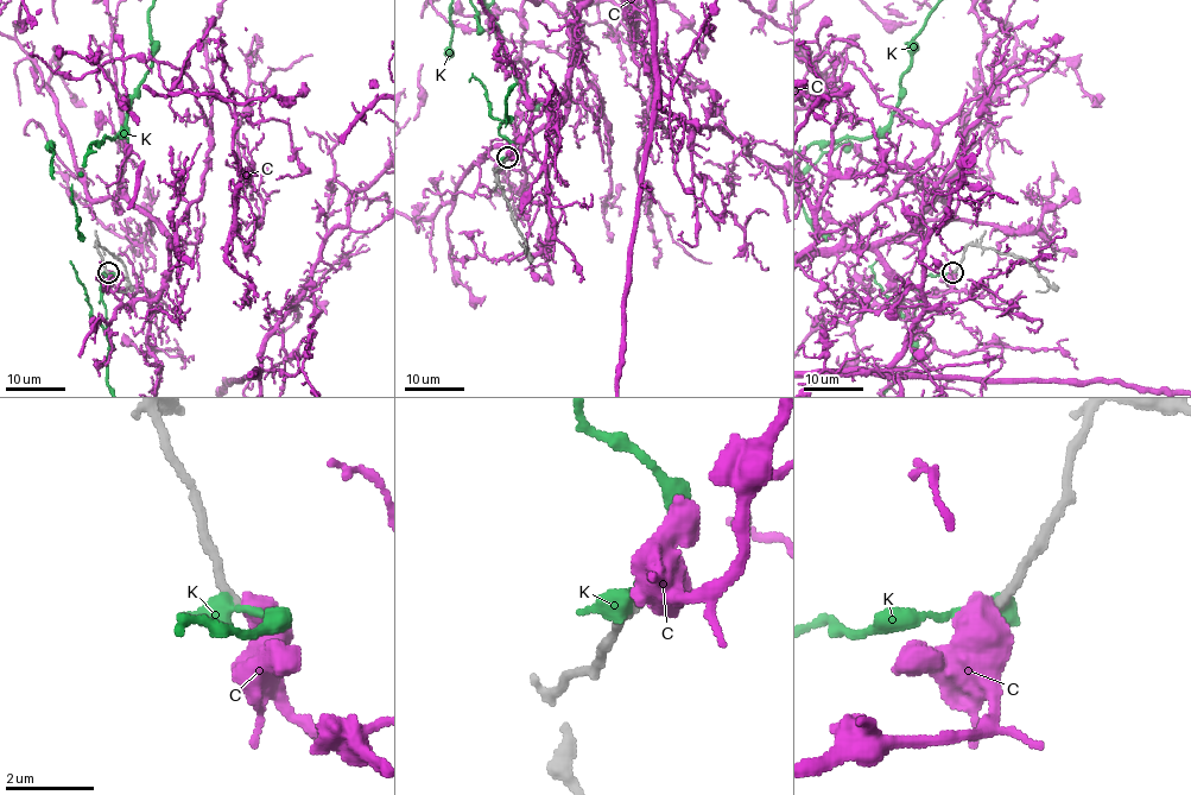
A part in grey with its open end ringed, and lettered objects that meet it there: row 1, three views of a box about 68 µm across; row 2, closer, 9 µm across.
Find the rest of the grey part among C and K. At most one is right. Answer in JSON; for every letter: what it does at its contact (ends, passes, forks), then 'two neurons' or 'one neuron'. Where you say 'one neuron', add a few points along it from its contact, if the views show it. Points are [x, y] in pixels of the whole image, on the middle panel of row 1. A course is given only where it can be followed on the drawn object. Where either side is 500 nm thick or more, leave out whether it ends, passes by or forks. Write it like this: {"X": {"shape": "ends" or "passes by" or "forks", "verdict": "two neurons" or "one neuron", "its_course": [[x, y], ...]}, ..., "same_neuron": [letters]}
{"C": {"verdict": "one neuron"}, "K": {"verdict": "two neurons"}, "same_neuron": ["C"]}

